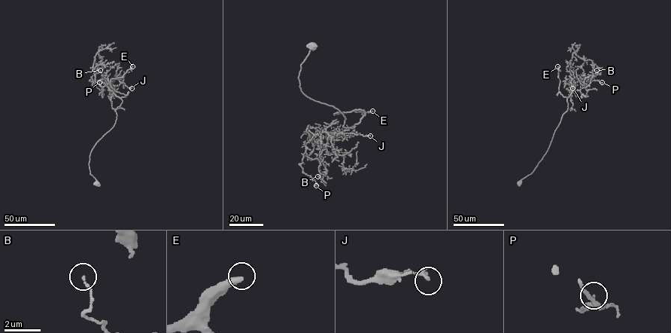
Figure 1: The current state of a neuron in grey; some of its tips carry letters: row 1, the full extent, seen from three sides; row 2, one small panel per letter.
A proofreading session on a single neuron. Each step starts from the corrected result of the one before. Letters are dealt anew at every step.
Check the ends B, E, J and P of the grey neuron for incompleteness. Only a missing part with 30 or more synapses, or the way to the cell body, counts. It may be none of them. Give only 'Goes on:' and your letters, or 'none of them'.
Goes on: E

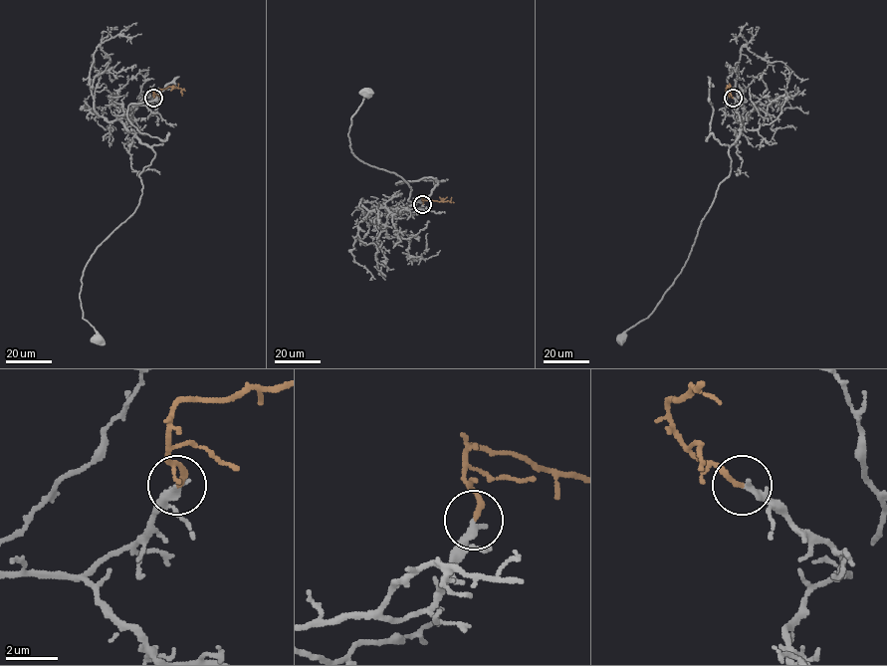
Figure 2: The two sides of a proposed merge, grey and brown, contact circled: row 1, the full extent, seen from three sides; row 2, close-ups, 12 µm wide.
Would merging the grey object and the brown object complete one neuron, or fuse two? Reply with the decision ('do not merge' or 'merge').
merge

